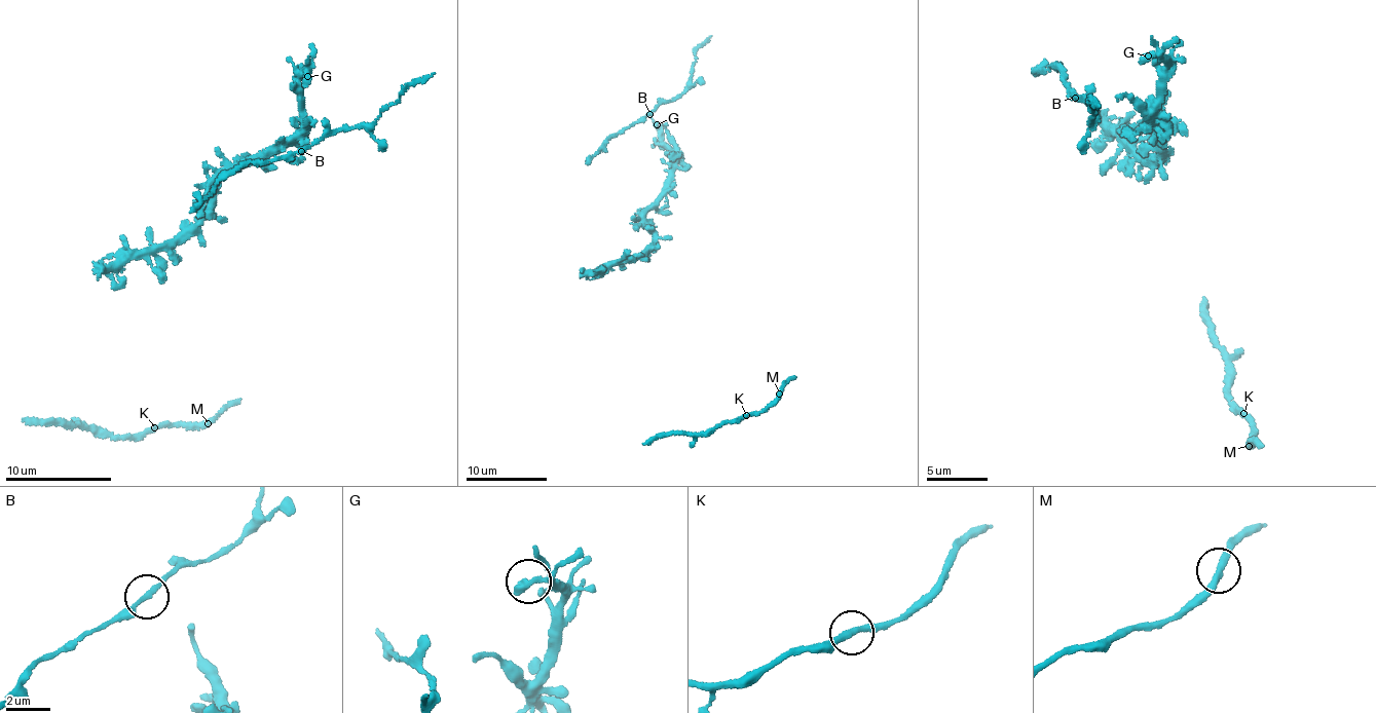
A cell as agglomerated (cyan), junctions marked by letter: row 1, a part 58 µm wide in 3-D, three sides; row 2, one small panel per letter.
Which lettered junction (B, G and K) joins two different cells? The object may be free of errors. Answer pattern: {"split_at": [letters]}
{"split_at": []}

